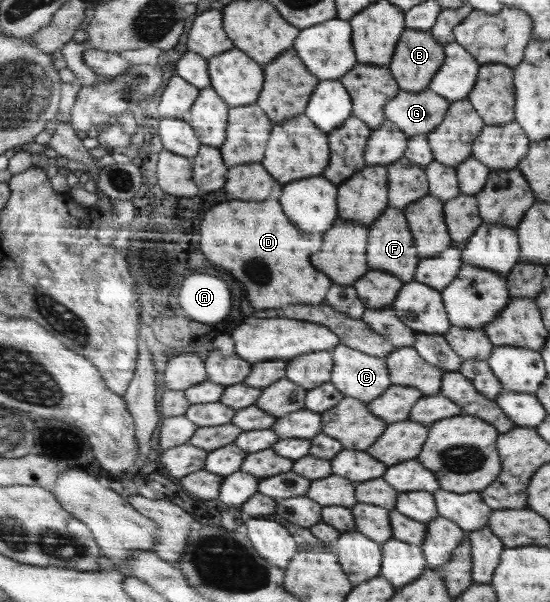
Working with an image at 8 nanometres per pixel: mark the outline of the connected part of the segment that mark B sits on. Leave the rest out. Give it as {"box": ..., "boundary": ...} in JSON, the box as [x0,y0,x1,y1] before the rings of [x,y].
{"box":[387,29,445,92],"boundary":[[[409,29],[400,39],[401,44],[397,43],[396,46],[397,56],[393,56],[393,64],[389,63],[387,66],[391,69],[401,91],[424,92],[445,60],[444,45],[435,39],[430,30]]]}

